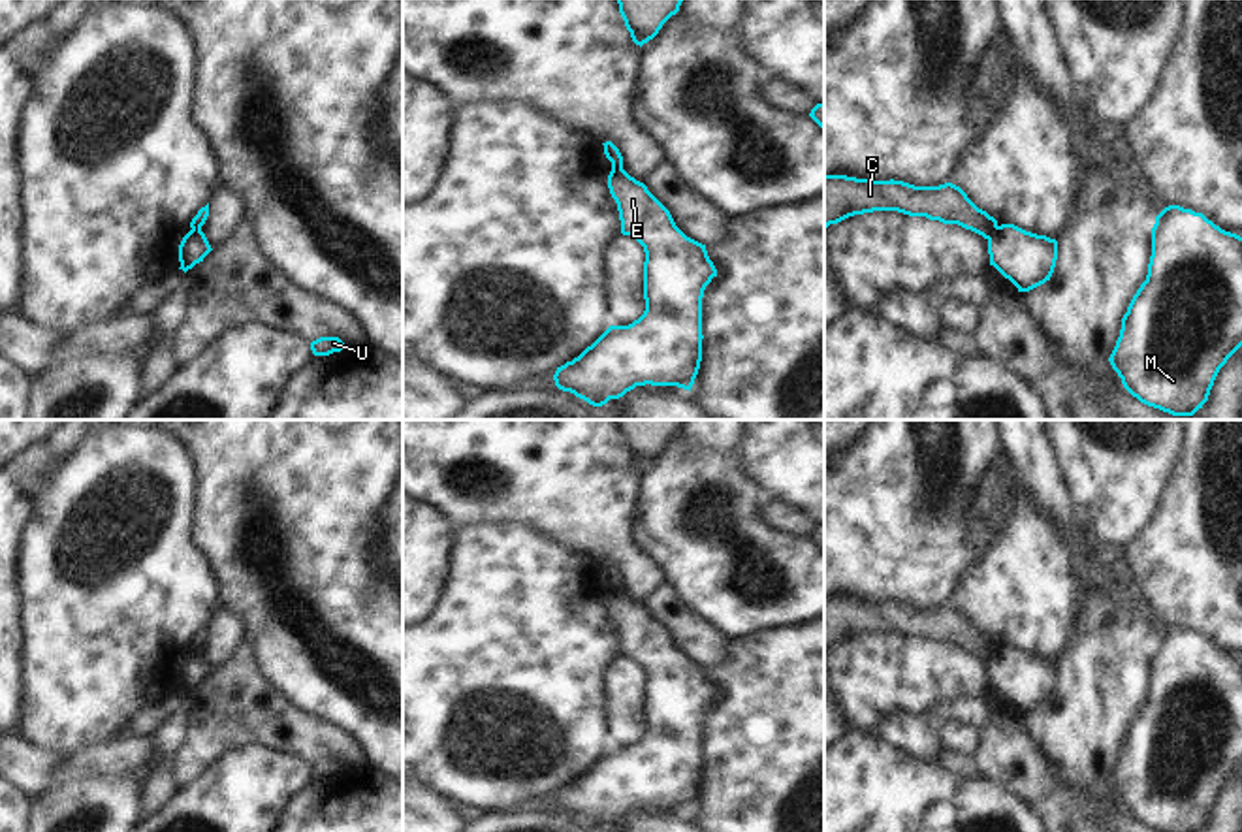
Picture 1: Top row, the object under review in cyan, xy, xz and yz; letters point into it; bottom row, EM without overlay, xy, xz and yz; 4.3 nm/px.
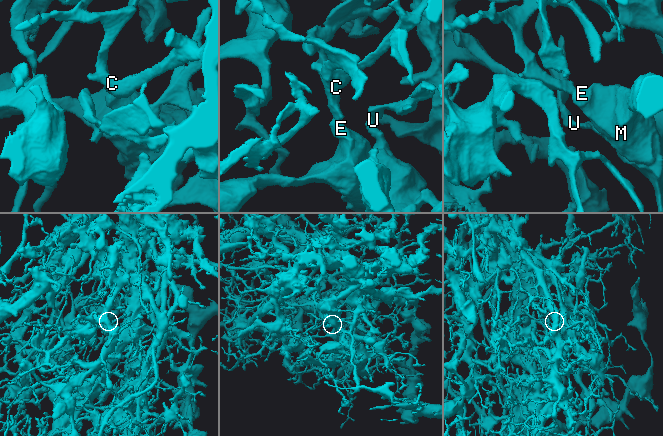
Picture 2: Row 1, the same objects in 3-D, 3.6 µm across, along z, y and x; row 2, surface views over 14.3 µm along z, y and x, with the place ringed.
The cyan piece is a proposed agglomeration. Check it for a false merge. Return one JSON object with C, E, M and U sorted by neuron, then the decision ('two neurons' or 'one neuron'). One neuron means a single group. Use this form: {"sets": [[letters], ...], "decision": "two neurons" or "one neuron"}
{"sets": [["C", "U"], ["E", "M"]], "decision": "two neurons"}

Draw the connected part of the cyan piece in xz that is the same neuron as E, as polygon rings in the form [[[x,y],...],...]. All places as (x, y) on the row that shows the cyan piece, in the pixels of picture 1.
[[[612,168],[608,188],[617,203],[621,233],[634,237],[645,252],[645,311],[629,326],[610,326],[578,358],[557,367],[555,386],[593,407],[602,407],[645,384],[677,386],[691,392],[702,361],[702,297],[706,286],[717,277],[717,269],[706,245],[687,237],[644,183],[623,168]]]

